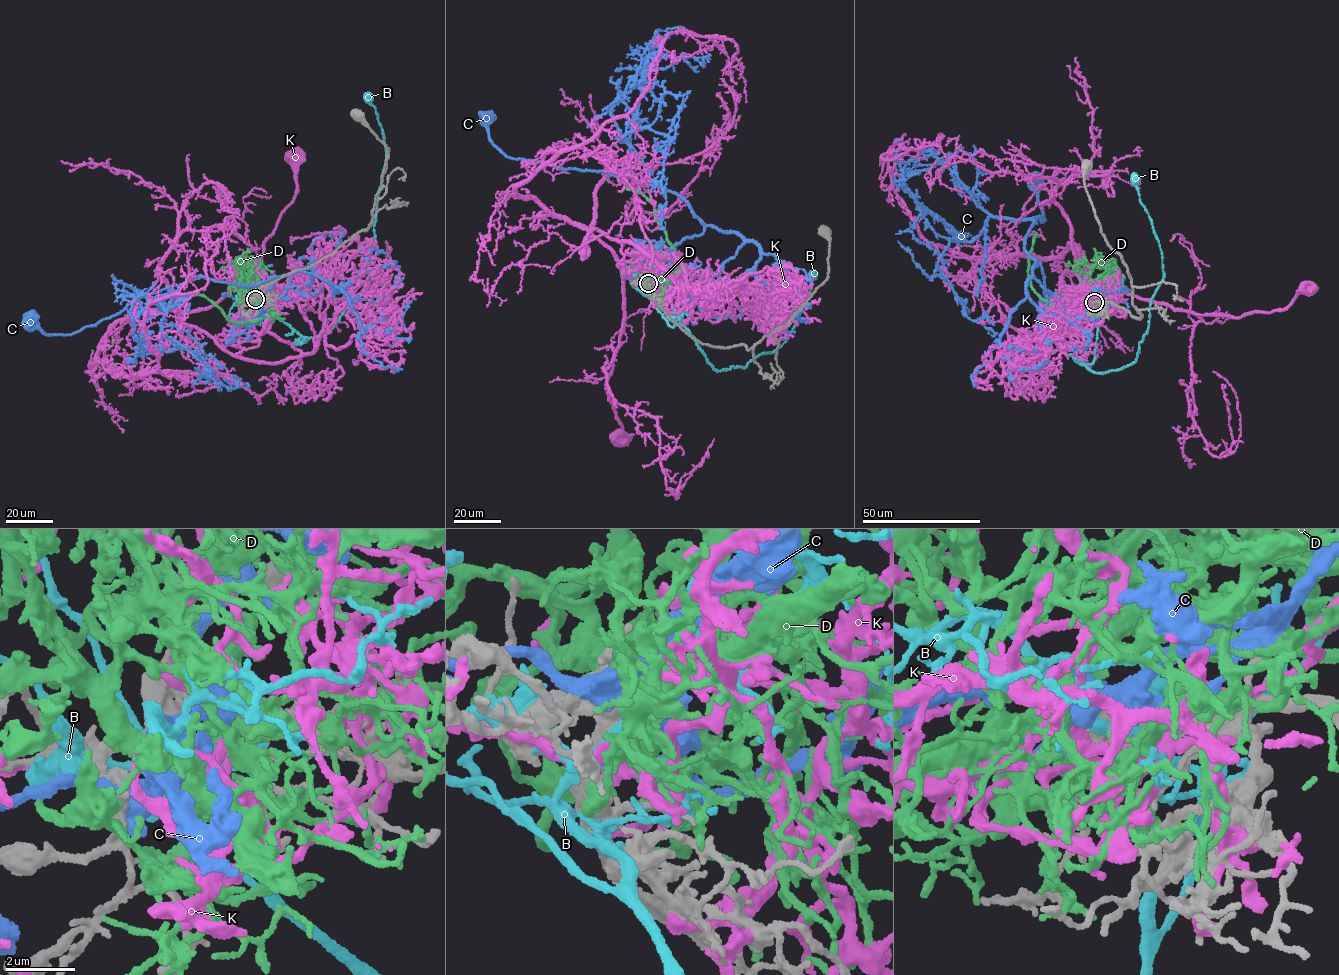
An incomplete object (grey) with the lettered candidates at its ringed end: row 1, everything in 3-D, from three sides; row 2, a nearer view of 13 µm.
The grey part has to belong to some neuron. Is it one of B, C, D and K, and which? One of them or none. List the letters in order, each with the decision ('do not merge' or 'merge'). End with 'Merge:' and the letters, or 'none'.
B: do not merge
C: do not merge
D: merge
K: do not merge
Merge: D

